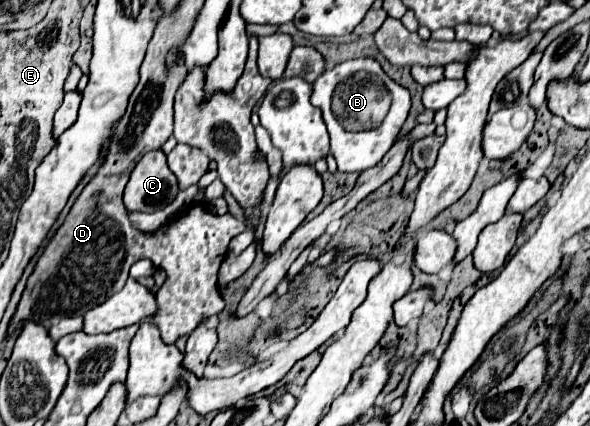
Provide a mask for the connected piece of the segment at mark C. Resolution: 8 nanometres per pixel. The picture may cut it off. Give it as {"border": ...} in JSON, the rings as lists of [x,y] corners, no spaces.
{"border":[[[152,150],[132,170],[124,190],[124,204],[130,212],[156,212],[170,204],[178,190],[178,178],[168,168],[166,154]]]}

